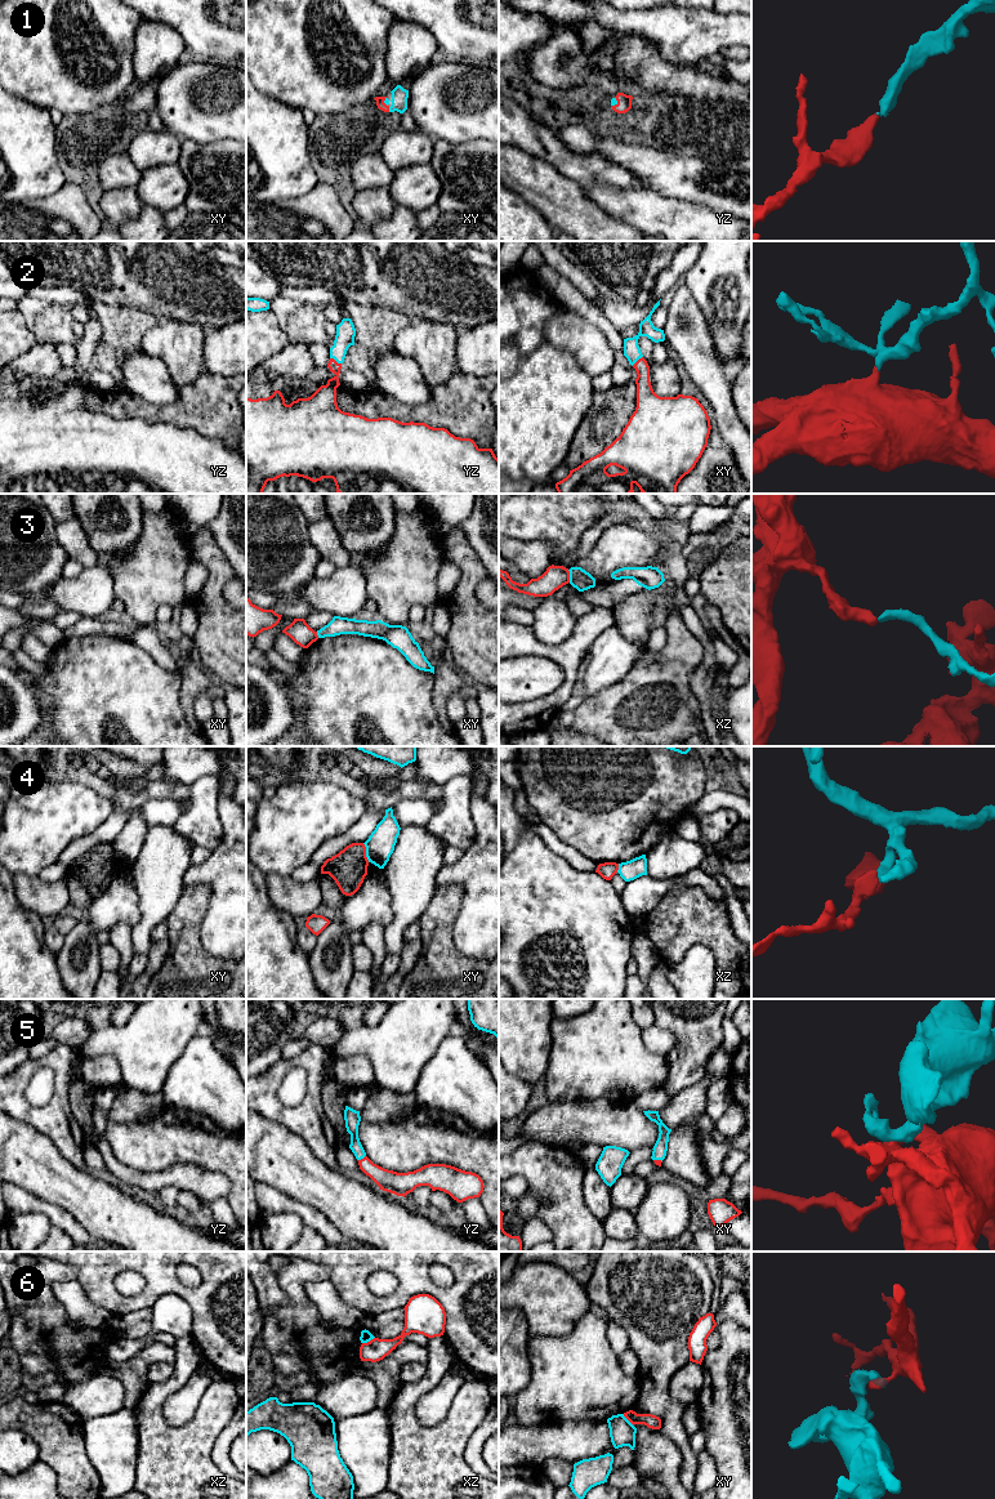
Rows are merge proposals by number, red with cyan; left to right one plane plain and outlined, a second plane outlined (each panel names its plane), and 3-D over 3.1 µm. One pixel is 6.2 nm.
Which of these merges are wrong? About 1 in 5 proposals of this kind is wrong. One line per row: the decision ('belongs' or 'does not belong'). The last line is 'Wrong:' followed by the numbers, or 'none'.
1: belongs
2: belongs
3: does not belong
4: does not belong
5: belongs
6: does not belong
Wrong: 3, 4, 6

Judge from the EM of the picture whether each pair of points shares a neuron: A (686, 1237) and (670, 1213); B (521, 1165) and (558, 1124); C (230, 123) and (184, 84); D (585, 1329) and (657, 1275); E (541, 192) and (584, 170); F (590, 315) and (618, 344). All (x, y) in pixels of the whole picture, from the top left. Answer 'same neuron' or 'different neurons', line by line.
A: different neurons
B: different neurons
C: same neuron
D: different neurons
E: different neurons
F: same neuron

